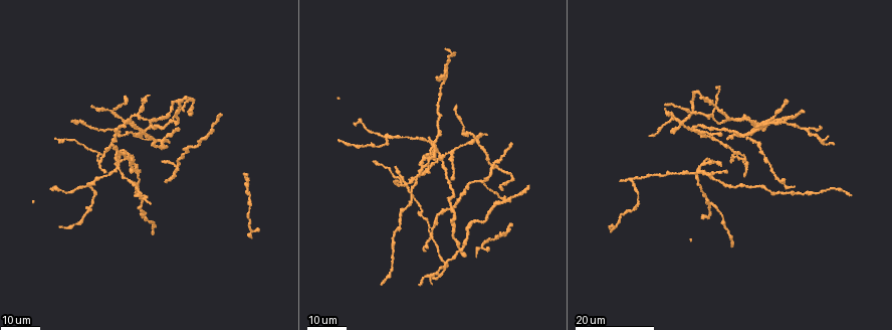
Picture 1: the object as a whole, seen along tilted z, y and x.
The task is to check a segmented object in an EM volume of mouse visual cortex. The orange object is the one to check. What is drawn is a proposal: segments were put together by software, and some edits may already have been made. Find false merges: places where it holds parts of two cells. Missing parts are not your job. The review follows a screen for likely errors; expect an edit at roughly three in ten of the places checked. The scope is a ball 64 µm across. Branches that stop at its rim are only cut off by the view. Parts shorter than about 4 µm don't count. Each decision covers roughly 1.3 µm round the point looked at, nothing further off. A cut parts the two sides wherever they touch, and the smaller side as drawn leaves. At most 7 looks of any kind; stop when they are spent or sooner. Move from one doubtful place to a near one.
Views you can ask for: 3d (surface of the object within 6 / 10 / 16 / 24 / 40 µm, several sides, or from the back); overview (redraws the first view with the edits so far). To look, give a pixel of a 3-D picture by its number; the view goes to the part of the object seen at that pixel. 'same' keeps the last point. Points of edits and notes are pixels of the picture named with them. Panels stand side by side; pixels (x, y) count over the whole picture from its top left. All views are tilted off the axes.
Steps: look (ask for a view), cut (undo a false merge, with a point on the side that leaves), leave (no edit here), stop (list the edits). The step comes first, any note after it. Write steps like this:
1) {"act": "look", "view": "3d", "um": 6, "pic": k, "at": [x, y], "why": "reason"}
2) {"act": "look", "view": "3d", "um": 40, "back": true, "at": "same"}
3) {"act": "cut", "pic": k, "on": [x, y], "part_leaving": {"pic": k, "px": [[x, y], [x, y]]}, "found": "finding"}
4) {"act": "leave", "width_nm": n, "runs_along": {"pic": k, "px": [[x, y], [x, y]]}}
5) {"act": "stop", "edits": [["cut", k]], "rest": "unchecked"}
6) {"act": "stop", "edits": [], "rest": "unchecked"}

{"act": "look", "view": "3d", "um": 24, "pic": 1, "at": [430, 232], "why": "small branch off a trunk"}

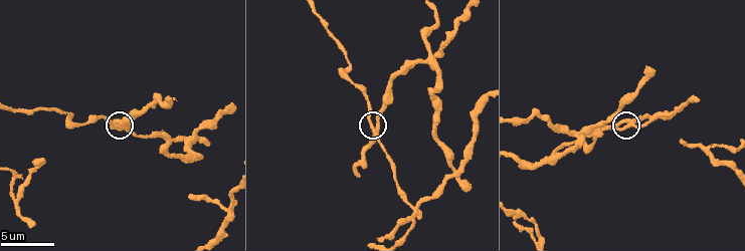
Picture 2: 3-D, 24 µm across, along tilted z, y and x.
{"act": "look", "view": "3d", "um": 6, "pic": 2, "at": [626, 126]}

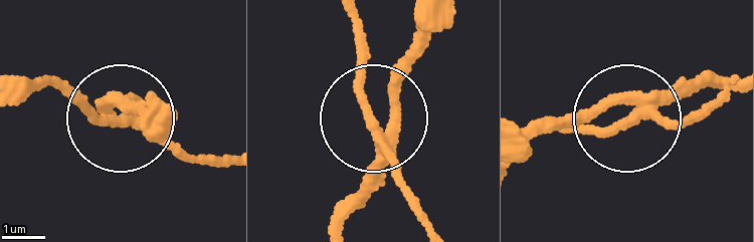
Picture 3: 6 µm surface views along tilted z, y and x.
{"act": "leave", "width_nm": 250, "runs_along": {"pic": 3, "px": [[436, 20], [370, 131], [416, 197]]}, "found": "all the same cell"}

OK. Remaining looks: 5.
{"act": "look", "view": "3d", "um": 24, "pic": 1, "at": [710, 203], "why": "looks like a crossing"}

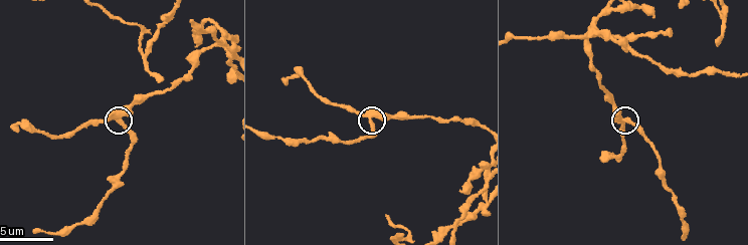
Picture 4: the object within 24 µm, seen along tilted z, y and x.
{"act": "look", "view": "3d", "um": 6, "pic": 4, "at": [370, 120]}

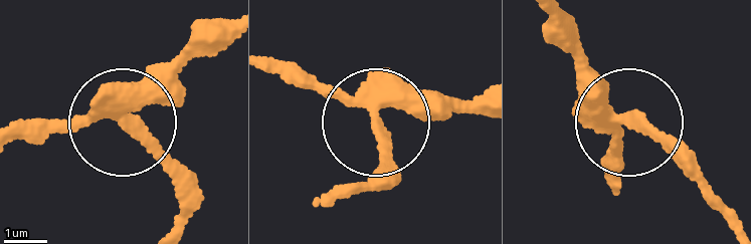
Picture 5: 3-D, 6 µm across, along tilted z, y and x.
{"act": "leave", "found": "all the same cell"}

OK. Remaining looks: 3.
{"act": "look", "view": "3d", "um": 16, "pic": 4, "at": [592, 25], "why": "three arms meet"}

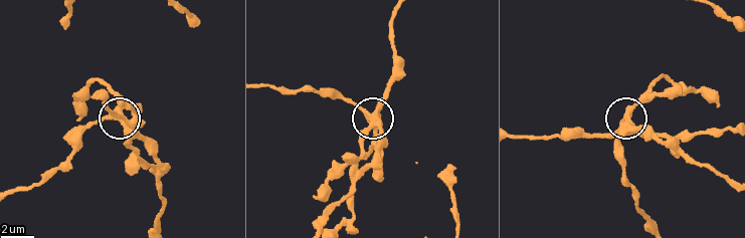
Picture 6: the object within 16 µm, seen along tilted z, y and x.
{"act": "leave", "found": "one cell here"}

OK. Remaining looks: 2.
{"act": "look", "view": "3d", "um": 24, "pic": 1, "at": [484, 183], "why": "arms part here"}

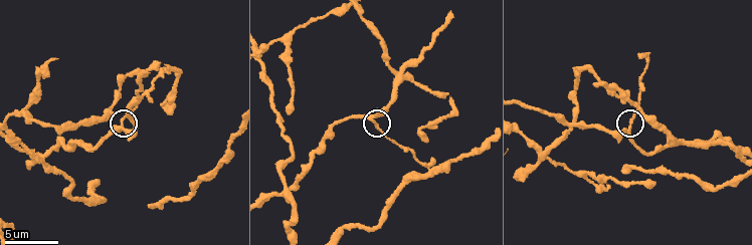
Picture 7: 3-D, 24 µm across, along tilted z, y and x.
{"act": "look", "view": "3d", "um": 10, "pic": 7, "at": [629, 127]}

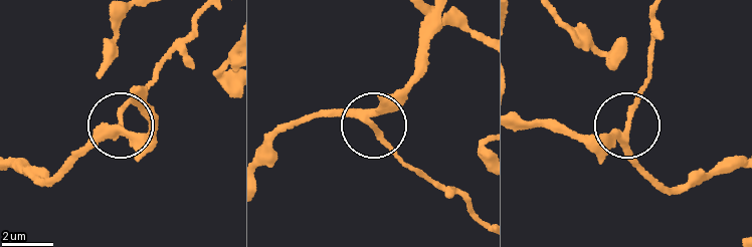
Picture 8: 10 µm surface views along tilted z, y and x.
{"act": "cut", "pic": 8, "on": [385, 143], "side_arm_um": 9, "part_leaving": {"pic": 8, "px": [[363, 117], [393, 152], [481, 218]]}, "found": "two cells meet here"}

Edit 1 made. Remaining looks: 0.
{"act": "stop", "edits": [["cut", 8]], "rest": "unchecked"}

